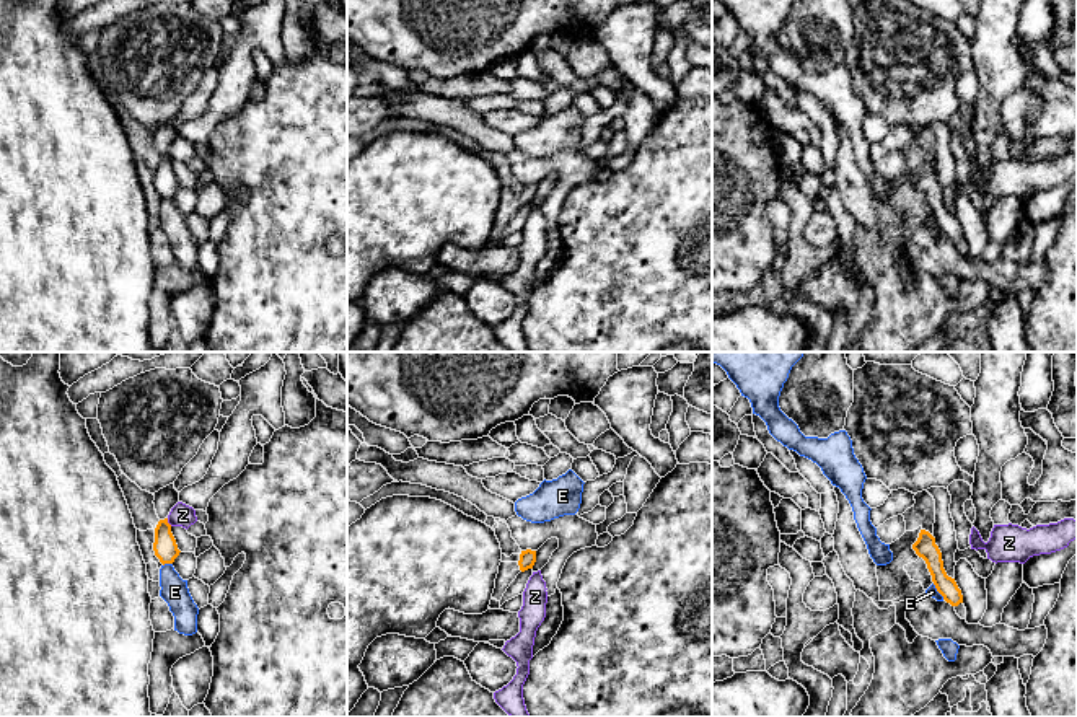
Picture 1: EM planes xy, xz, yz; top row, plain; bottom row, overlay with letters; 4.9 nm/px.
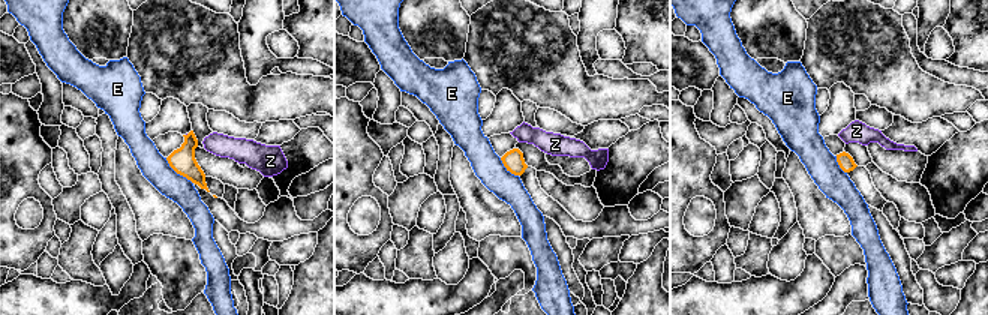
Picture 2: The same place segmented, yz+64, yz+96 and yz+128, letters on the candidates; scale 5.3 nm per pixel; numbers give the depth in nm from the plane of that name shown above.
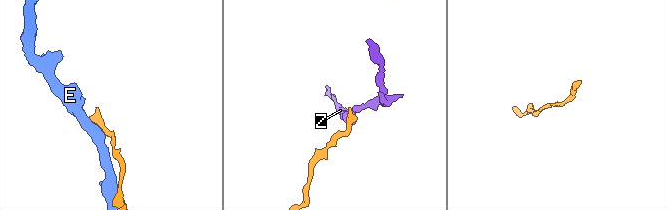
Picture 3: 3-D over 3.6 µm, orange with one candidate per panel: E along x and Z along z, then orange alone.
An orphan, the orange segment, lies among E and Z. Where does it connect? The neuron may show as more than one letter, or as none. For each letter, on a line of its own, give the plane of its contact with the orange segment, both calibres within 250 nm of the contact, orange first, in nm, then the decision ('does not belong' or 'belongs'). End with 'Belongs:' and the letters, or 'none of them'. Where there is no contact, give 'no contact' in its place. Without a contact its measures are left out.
E: yz | 110/50 nm | does not belong
Z: xy | 120/110 nm | does not belong
Belongs: none of them

